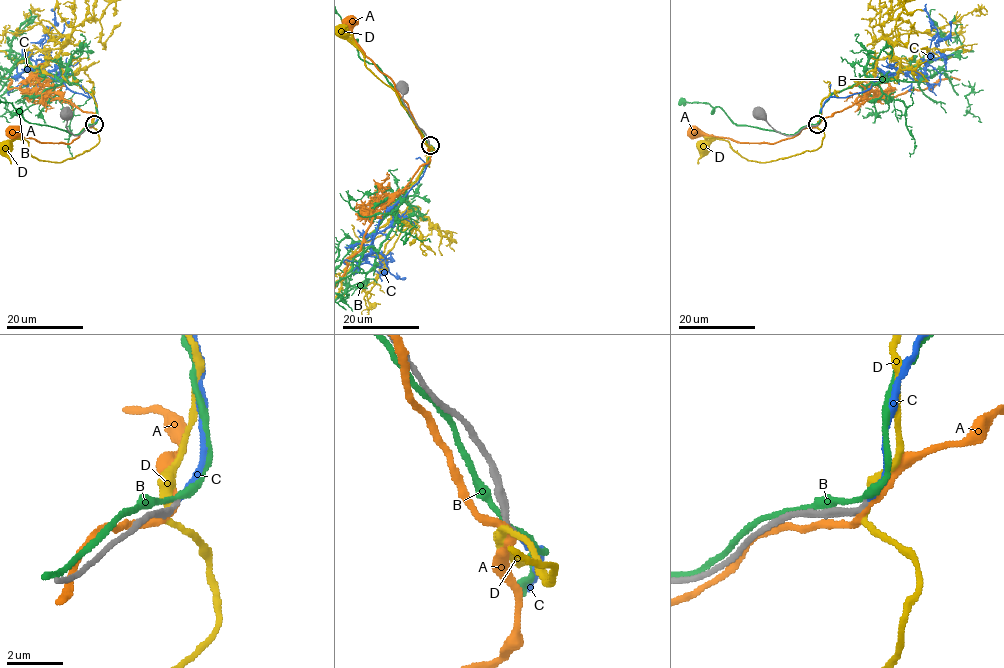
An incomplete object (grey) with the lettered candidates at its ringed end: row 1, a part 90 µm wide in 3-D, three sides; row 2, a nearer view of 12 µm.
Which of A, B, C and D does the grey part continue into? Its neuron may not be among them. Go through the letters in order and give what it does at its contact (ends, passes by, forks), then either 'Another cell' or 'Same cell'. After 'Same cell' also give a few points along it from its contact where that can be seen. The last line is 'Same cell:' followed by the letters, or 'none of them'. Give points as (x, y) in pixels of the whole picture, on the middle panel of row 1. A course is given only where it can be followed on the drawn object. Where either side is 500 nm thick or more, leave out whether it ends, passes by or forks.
A: It passes by. Another cell
B: It passes by. Another cell
C: It ends there. Same cell
D: It passes by. Another cell
Same cell: C

